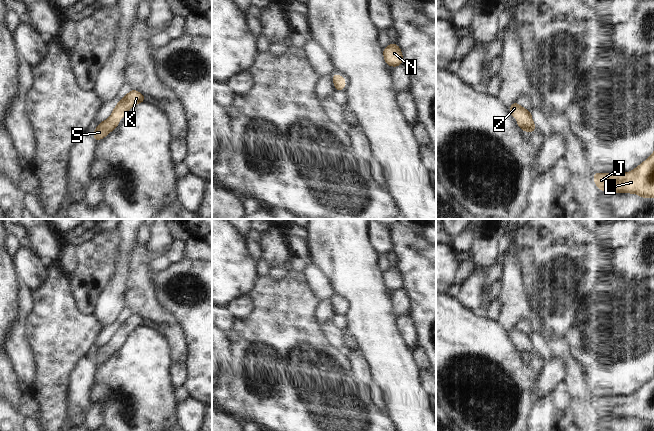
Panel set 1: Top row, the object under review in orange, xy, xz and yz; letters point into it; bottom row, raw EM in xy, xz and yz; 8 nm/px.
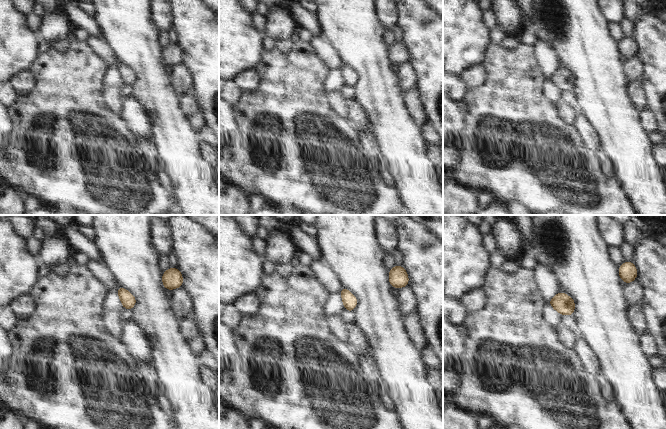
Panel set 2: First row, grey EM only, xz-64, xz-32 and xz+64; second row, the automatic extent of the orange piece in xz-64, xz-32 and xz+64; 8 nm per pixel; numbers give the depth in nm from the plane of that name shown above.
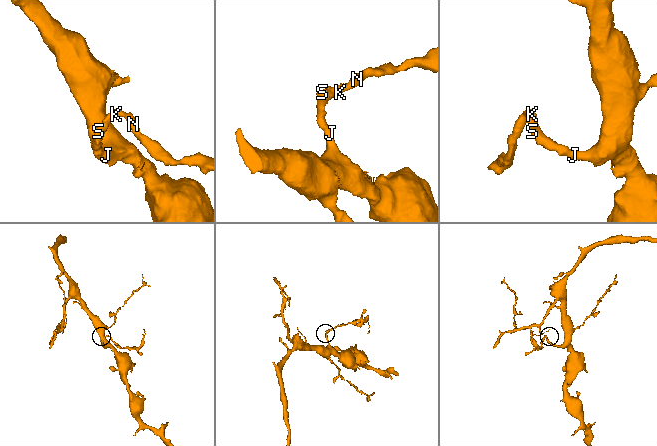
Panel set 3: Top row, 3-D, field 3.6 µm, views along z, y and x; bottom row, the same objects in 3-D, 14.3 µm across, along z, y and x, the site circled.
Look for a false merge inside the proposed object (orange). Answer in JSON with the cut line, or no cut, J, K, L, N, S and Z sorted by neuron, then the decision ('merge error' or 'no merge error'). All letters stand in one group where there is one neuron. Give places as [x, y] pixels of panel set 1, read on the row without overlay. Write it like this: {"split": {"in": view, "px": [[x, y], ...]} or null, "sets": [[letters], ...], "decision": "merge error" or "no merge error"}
{"split": null, "sets": [["J", "K", "L", "N", "S", "Z"]], "decision": "no merge error"}

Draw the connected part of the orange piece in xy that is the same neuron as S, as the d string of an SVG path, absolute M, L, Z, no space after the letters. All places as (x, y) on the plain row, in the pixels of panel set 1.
M131 314L124 322L122 322L111 337L111 341L96 351L93 360L94 365L101 364L106 361L113 353L117 351L120 342L125 340L129 333L137 327L144 326L146 320L137 314Z

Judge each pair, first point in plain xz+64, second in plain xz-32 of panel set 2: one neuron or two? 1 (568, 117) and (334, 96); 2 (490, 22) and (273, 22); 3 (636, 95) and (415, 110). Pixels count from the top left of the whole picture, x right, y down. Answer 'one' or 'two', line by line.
1: one
2: two
3: one

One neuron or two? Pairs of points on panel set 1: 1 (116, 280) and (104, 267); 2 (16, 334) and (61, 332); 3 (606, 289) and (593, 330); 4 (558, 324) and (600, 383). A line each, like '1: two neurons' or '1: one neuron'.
1: two neurons
2: two neurons
3: one neuron
4: two neurons

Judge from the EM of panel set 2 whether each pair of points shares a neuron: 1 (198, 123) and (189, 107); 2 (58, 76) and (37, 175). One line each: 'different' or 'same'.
1: same
2: same

